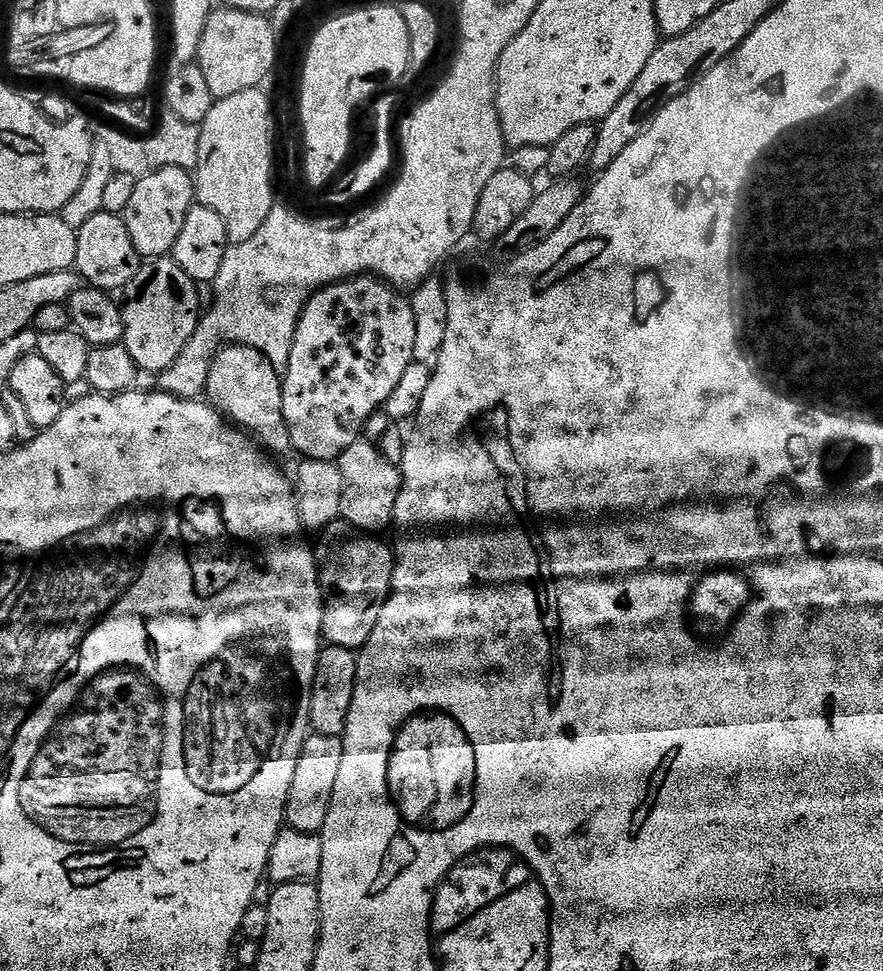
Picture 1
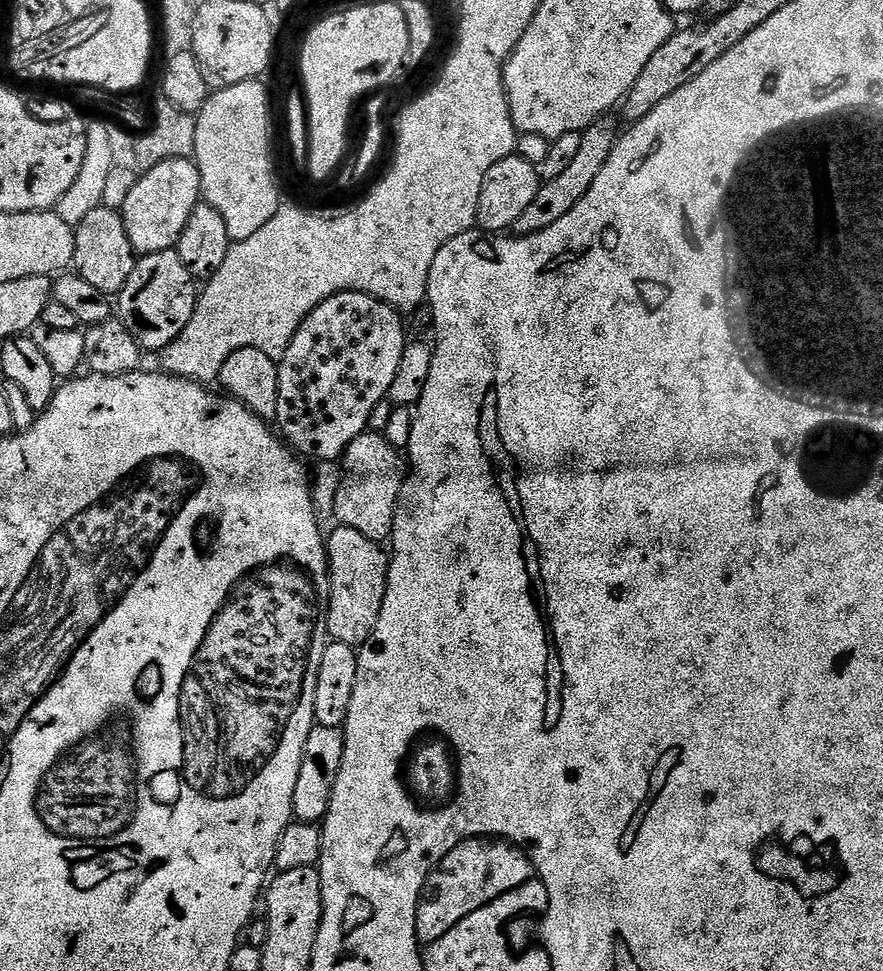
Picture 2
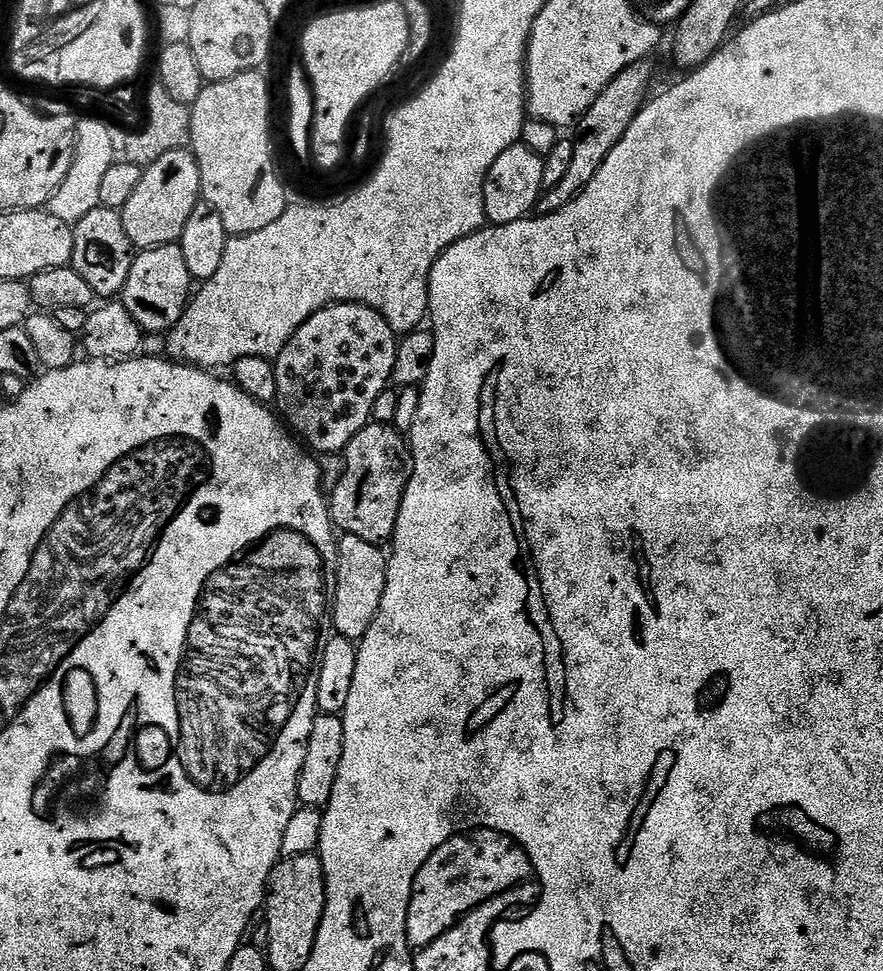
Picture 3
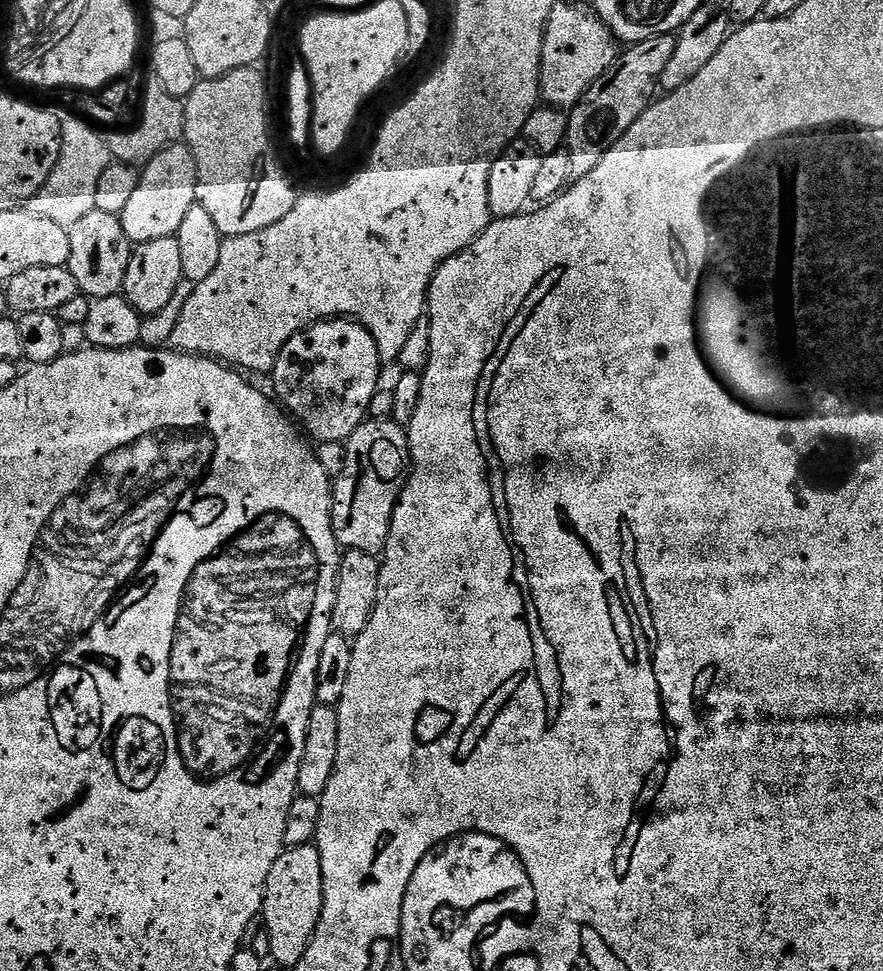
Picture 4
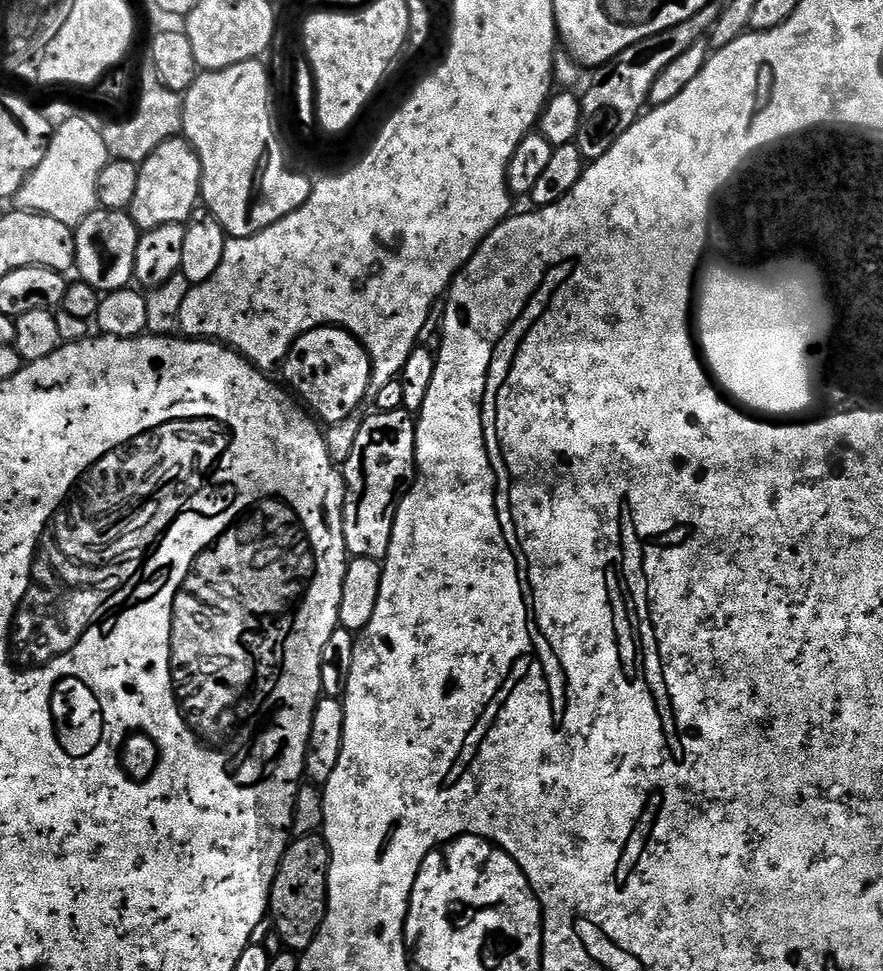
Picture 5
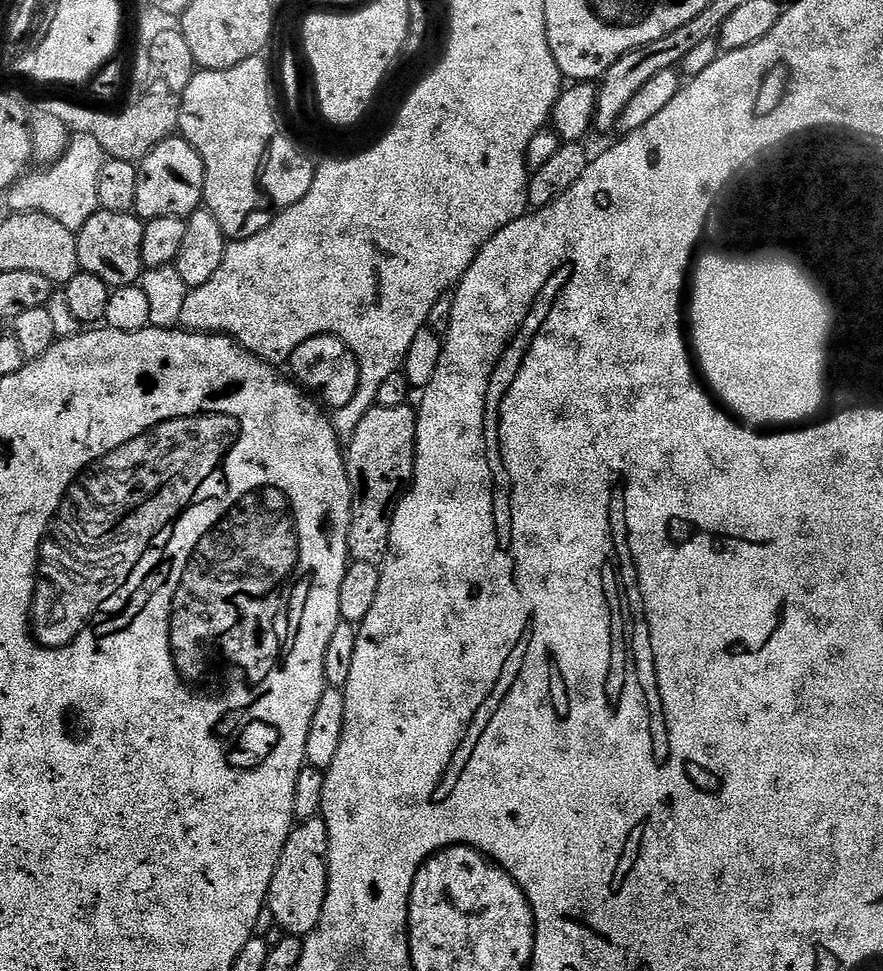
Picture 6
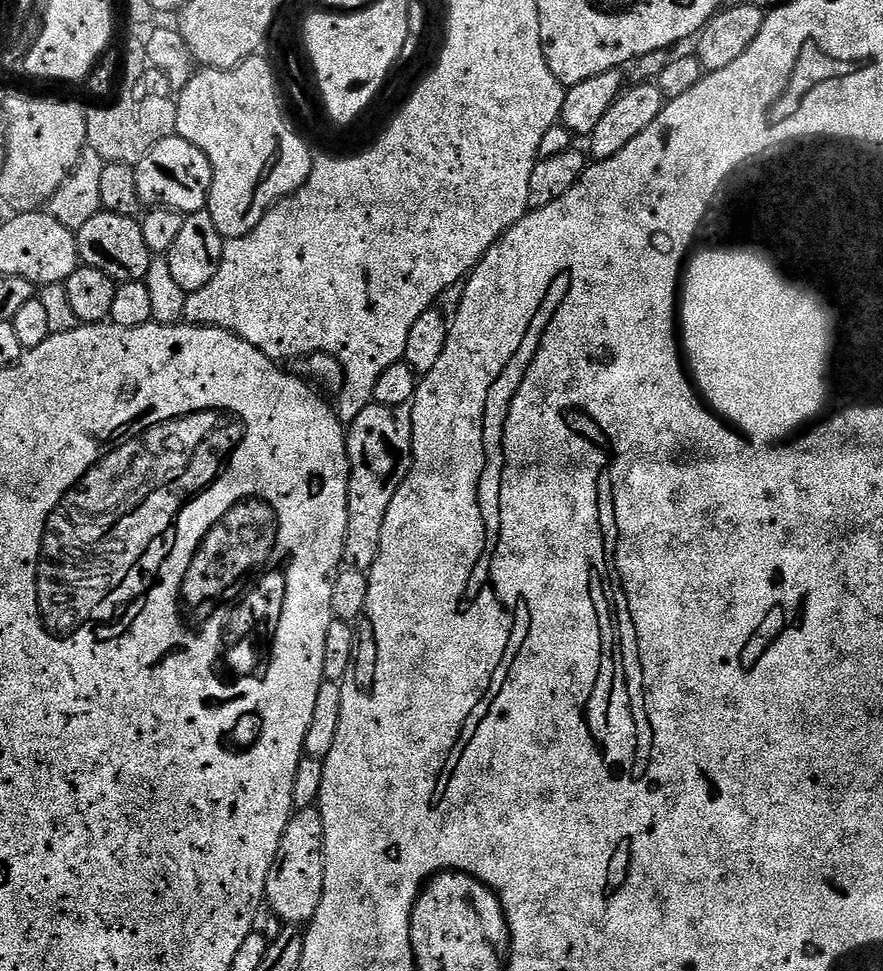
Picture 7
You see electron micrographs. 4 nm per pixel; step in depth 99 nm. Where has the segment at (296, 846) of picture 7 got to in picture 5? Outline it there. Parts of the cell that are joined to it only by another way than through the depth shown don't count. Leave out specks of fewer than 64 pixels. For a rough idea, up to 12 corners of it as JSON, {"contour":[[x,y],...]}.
{"contour":[[293,839],[270,897],[285,949],[303,953],[328,909],[328,845]]}

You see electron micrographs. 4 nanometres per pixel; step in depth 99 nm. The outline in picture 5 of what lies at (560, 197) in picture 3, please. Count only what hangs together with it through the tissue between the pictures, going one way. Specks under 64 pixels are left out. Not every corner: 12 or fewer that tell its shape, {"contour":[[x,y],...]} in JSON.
{"contour":[[720,16],[634,42],[591,73],[574,141],[602,158],[645,111],[650,86]]}

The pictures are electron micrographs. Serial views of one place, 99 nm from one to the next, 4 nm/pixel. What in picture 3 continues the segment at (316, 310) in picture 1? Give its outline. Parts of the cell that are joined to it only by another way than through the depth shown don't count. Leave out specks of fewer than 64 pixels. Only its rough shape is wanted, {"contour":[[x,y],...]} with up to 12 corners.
{"contour":[[318,310],[274,361],[274,404],[343,453],[393,383],[398,333]]}

